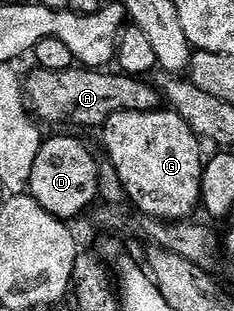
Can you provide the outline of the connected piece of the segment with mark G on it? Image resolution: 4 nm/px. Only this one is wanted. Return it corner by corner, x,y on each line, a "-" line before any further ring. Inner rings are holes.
160,108
149,112
117,112
109,116
109,120
101,128
103,146
107,149
109,165
121,176
123,193
129,199
130,205
138,213
147,214
150,218
157,218
165,222
178,222
192,217
191,214
201,206
199,193
201,192
200,178
203,176
205,153
201,147
201,140
181,120
181,116
170,108

